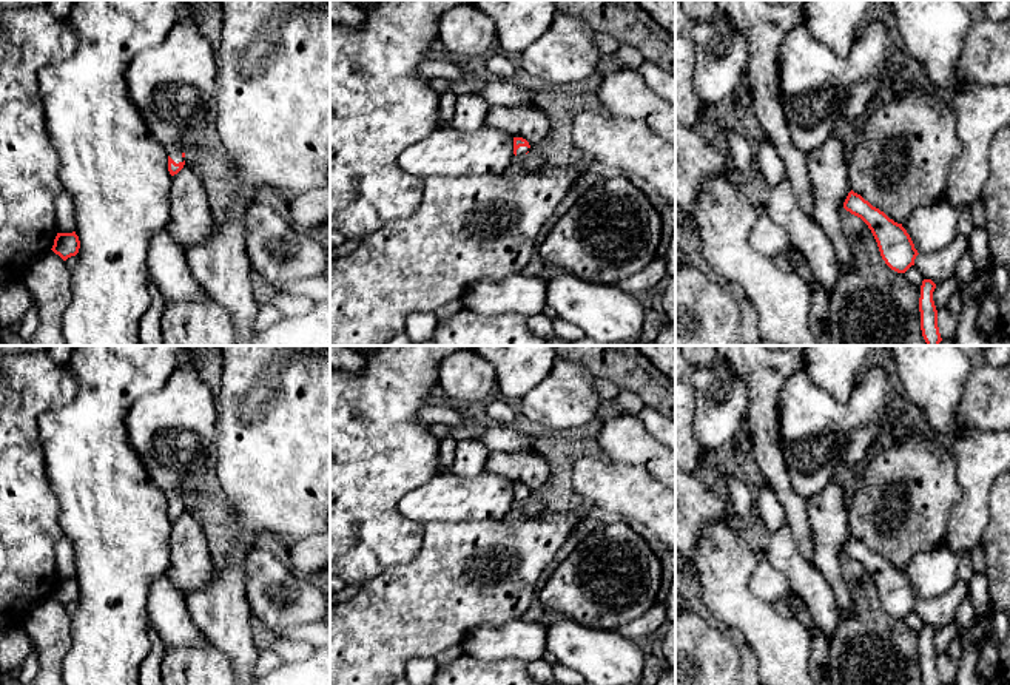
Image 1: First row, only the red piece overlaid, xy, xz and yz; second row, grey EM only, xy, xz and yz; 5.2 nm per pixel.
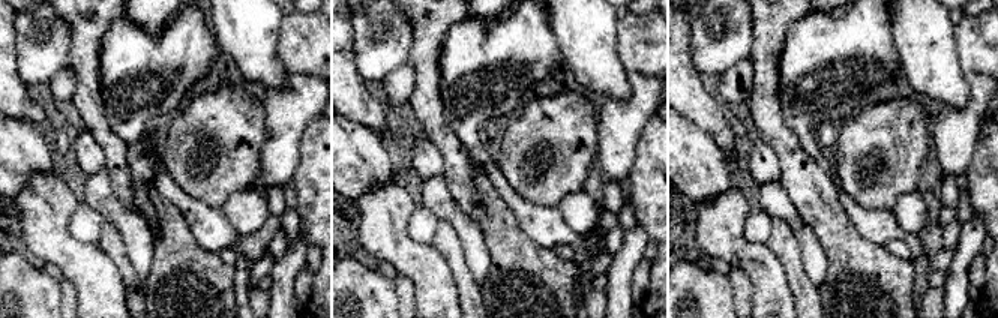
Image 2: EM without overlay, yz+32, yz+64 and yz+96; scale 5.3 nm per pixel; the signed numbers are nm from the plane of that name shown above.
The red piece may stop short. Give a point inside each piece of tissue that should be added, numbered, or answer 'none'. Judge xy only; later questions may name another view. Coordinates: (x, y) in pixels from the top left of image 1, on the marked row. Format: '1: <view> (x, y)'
1: xy (173, 85)

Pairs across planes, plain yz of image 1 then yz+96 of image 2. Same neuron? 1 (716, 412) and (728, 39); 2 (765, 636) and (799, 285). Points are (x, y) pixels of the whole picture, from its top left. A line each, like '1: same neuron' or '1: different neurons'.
1: same neuron
2: different neurons

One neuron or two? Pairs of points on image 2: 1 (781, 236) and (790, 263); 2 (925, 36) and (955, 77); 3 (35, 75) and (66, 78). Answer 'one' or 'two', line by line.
1: one
2: one
3: two

